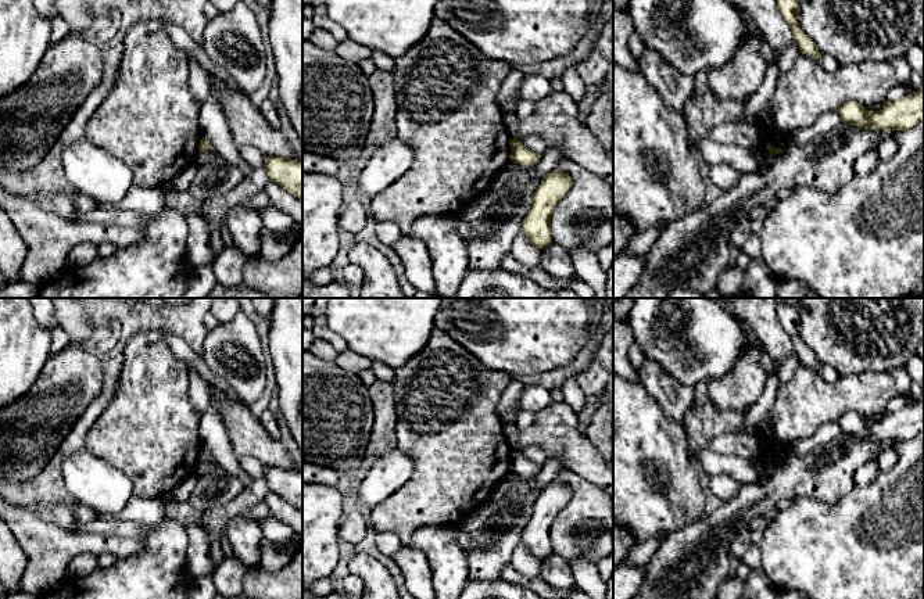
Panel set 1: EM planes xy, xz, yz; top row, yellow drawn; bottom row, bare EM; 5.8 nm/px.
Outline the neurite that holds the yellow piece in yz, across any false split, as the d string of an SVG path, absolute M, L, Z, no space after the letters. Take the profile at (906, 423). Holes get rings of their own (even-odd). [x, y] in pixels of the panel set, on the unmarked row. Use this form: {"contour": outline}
{"contour": "M924 399L895 413L885 412L880 422L867 422L856 412L848 412L837 423L841 433L860 440L907 441L924 430Z"}

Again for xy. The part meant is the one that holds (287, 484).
{"contour": "M269 466L264 478L271 492L279 495L302 513L302 471Z"}

